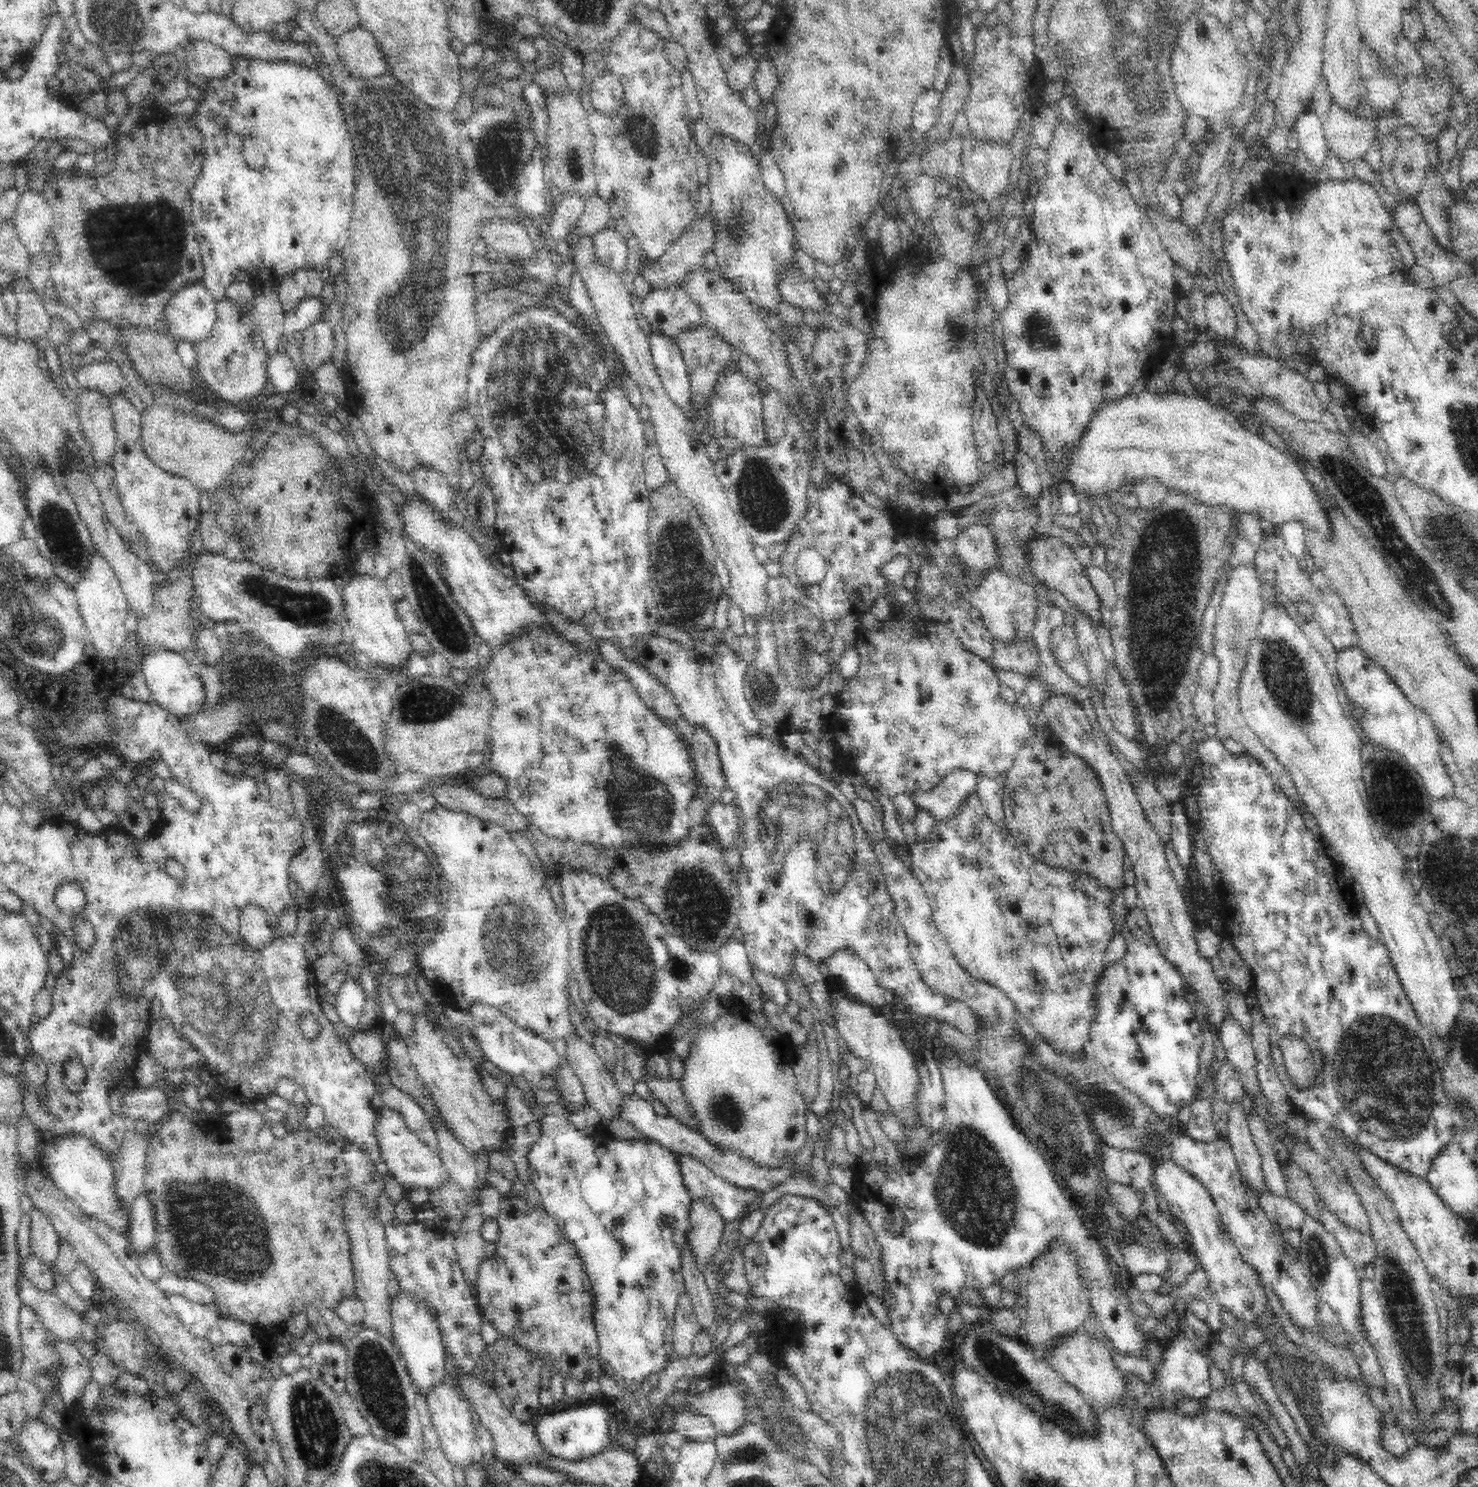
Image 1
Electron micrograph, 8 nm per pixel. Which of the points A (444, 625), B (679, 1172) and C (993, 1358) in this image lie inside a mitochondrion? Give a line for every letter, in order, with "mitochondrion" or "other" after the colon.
A: mitochondrion
B: other
C: mitochondrion

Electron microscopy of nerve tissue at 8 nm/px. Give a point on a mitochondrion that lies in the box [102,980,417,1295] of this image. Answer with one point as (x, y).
(218, 1229)

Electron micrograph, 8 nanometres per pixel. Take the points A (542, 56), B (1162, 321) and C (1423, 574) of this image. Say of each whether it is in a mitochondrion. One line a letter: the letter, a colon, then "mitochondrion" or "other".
A: other
B: other
C: mitochondrion

